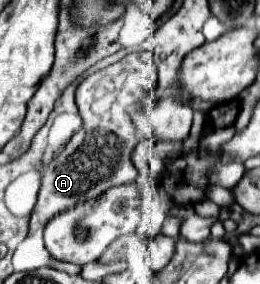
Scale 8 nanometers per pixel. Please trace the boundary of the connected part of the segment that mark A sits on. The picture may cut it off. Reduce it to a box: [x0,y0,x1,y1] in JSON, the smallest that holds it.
[30,51,156,233]

